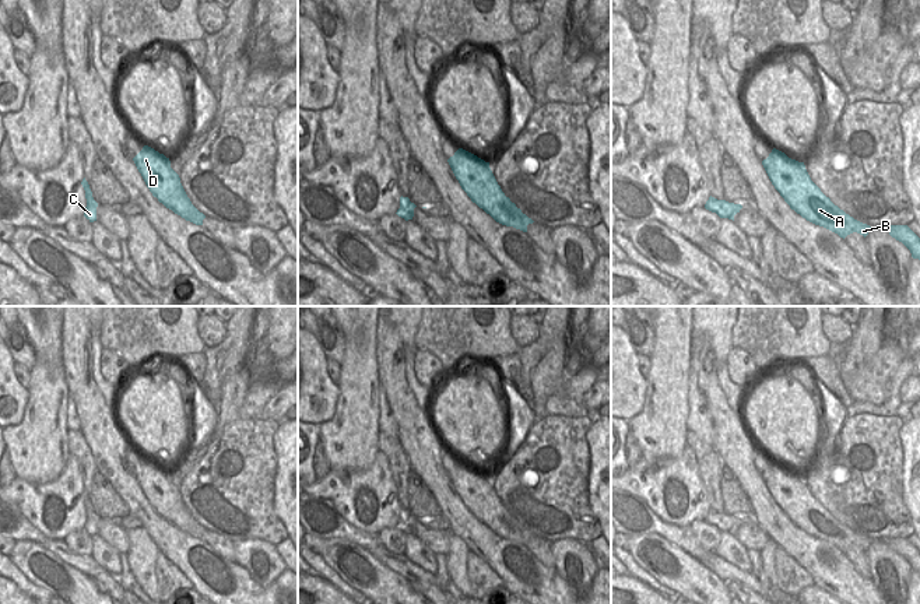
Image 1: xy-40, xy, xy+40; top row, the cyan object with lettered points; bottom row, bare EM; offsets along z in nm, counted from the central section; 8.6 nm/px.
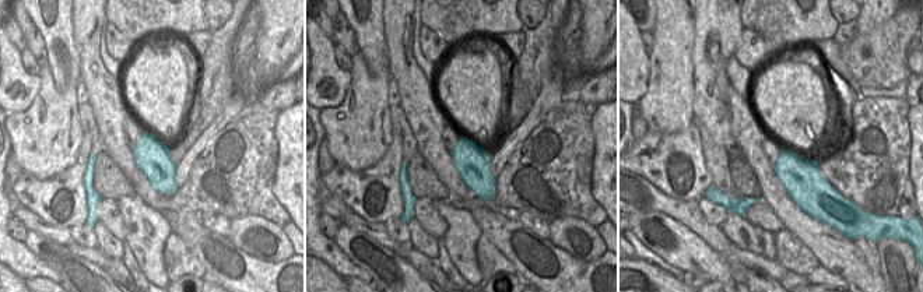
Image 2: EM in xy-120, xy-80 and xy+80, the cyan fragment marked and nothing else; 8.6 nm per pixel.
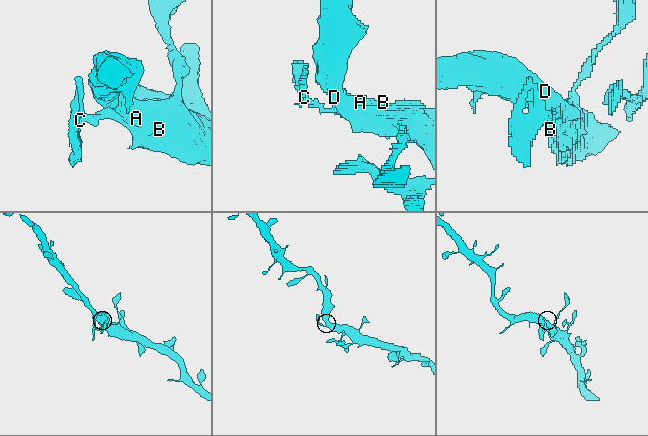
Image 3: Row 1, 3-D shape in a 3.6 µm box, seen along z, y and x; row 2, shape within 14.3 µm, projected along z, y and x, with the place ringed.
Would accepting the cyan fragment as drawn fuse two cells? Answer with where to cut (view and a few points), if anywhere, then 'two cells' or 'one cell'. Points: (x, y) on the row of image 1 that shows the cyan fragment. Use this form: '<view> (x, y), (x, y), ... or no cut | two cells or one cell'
no cut | one cell

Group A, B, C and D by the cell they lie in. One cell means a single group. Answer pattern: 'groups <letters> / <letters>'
groups A B C D

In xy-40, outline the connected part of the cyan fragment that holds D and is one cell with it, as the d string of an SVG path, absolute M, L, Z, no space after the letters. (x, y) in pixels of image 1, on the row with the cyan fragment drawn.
M144 145L133 161L147 187L159 203L186 221L203 225L206 215L192 204L179 175L171 168L169 158Z

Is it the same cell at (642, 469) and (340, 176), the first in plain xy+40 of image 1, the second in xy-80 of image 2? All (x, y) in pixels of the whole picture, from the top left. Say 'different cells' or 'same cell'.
same cell

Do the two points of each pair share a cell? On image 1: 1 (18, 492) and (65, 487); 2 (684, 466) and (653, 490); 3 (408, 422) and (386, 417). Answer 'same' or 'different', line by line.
1: same
2: same
3: different

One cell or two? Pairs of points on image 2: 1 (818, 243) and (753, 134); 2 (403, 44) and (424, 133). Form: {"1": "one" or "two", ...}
{"1": "one", "2": "one"}

